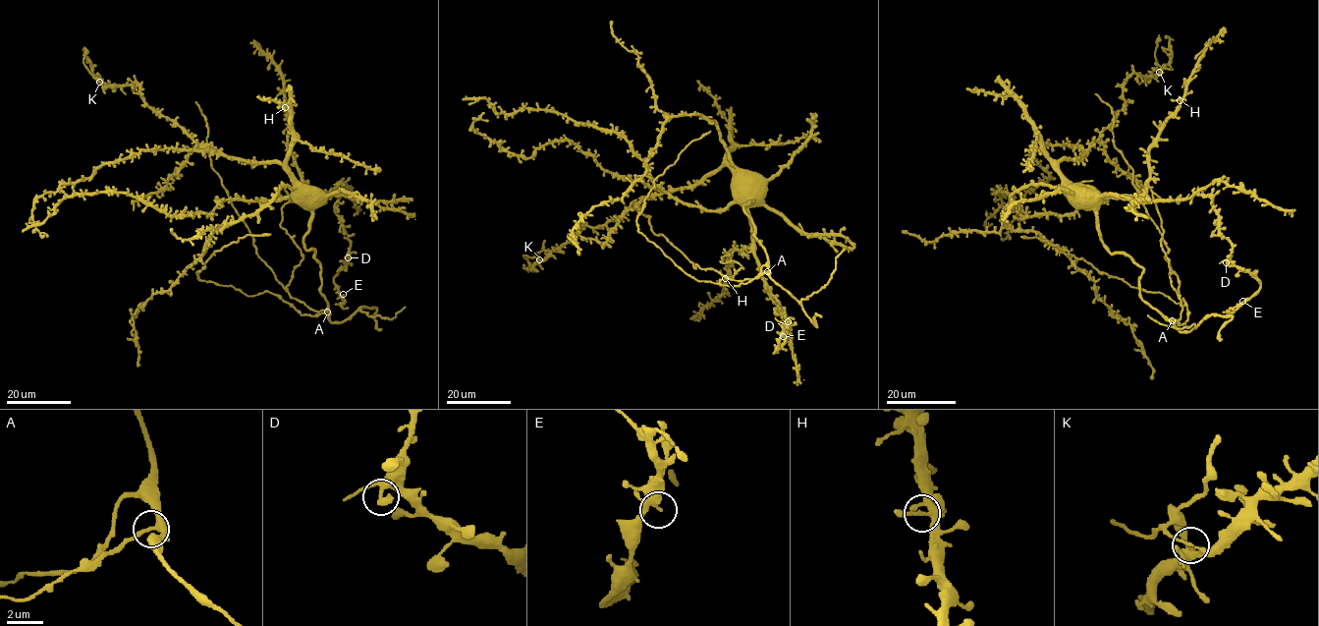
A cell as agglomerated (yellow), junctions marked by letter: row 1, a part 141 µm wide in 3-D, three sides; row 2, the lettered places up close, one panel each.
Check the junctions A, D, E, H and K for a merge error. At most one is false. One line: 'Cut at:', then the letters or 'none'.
Cut at: K

